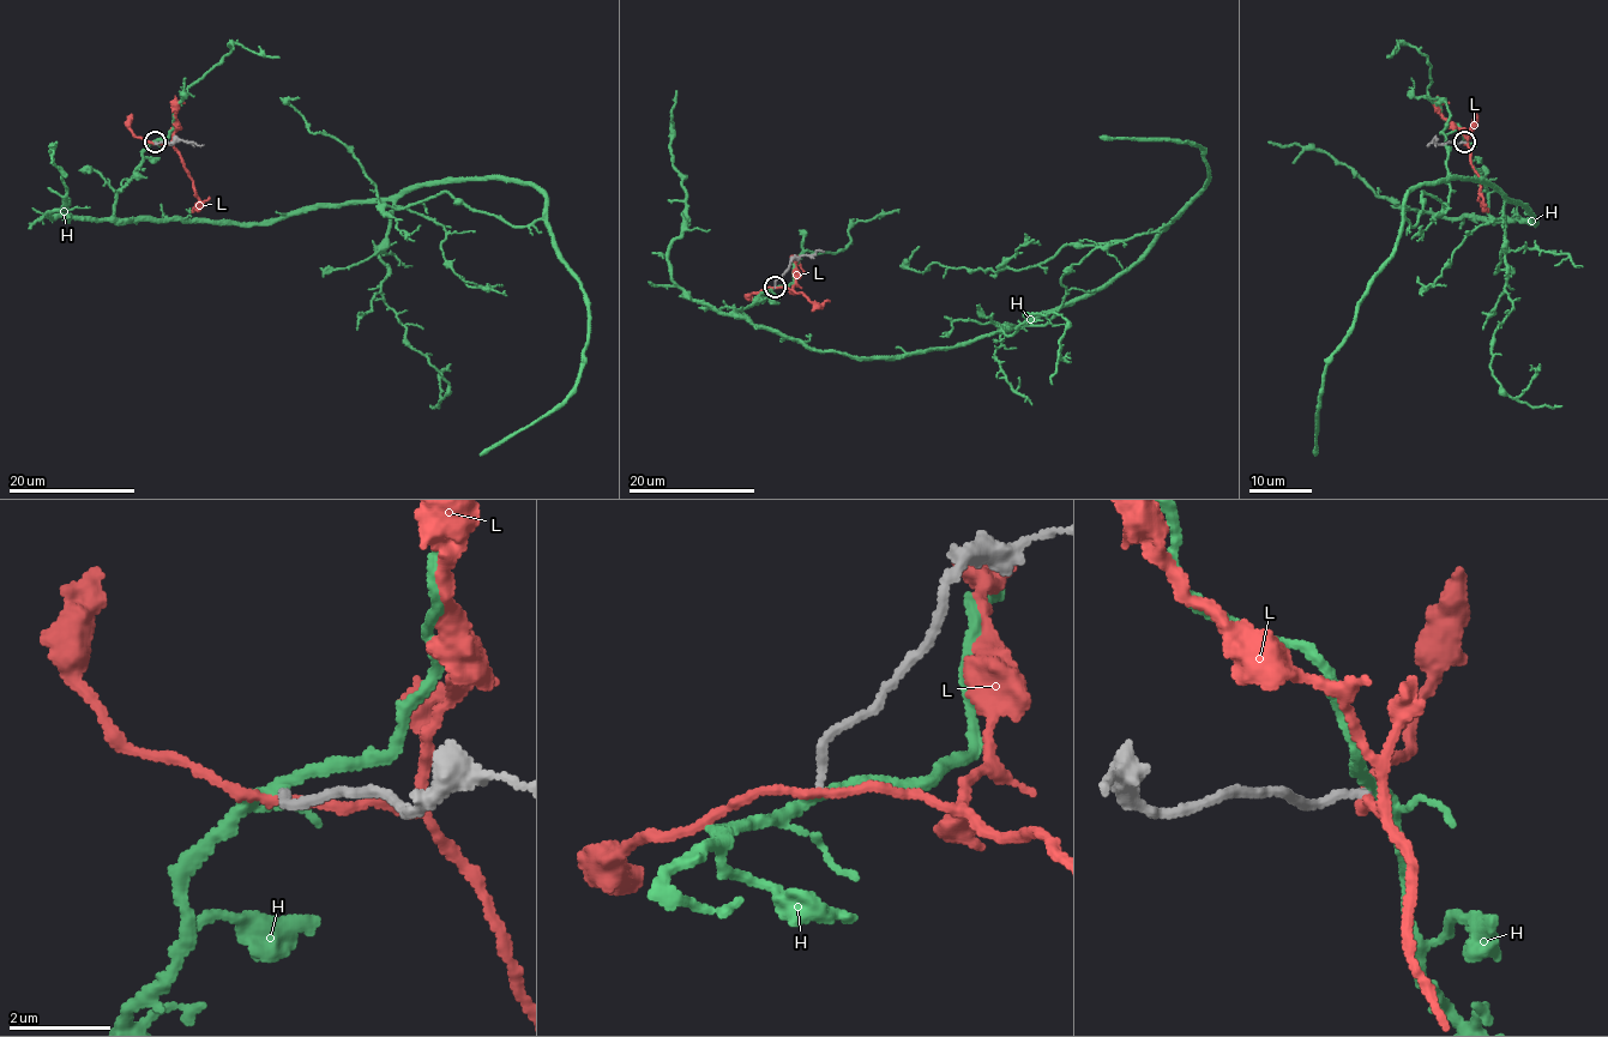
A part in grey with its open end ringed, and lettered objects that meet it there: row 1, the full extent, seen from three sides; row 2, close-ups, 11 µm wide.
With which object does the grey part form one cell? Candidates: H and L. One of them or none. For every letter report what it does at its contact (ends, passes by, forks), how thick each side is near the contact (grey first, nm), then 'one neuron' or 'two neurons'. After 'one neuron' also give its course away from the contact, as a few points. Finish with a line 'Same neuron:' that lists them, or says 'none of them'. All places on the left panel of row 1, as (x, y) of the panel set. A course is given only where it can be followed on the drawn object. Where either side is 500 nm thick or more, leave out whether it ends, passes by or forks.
H: it forks | 170/190 nm | one neuron | via (154, 142), (118, 218), (272, 223), (505, 179), (546, 213), (513, 227), (445, 192), (383, 206), (299, 97)
L: it passes by | 170/170 nm | two neurons
Same neuron: H

